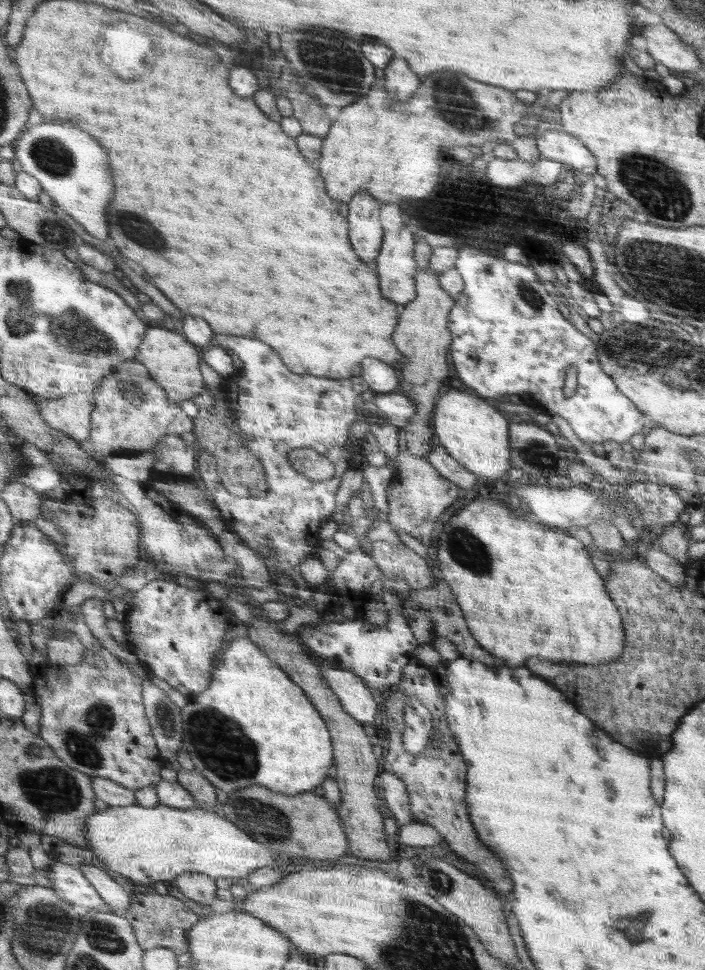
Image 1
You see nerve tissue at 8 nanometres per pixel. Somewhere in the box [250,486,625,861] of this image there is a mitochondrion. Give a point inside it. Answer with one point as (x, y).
(463, 546)

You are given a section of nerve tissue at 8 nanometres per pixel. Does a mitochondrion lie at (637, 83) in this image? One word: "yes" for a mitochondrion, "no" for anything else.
no

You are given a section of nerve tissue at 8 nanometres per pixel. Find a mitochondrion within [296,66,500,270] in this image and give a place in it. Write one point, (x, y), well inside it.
(454, 101)

